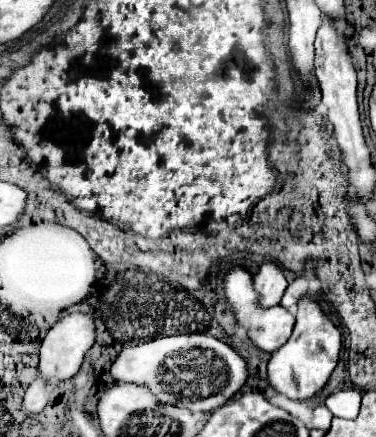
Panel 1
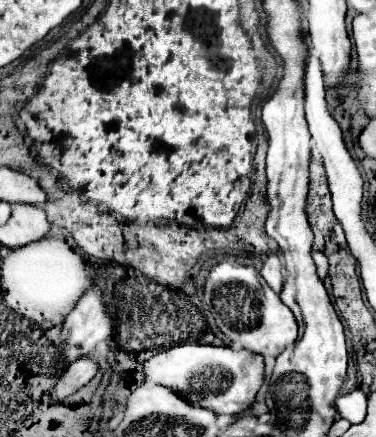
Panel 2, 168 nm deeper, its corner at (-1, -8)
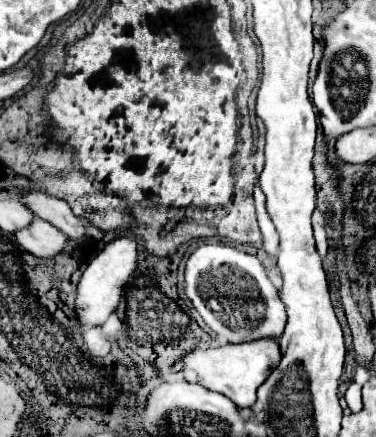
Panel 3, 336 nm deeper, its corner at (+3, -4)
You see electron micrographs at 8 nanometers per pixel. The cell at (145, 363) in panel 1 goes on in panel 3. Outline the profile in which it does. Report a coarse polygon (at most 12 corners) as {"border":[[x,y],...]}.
{"border":[[275,340],[191,350],[179,372],[191,384],[255,404],[277,366]]}

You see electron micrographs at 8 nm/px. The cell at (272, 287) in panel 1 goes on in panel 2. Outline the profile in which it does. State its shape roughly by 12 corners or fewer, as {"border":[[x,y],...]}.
{"border":[[269,254],[261,274],[279,294],[283,286],[281,260]]}

